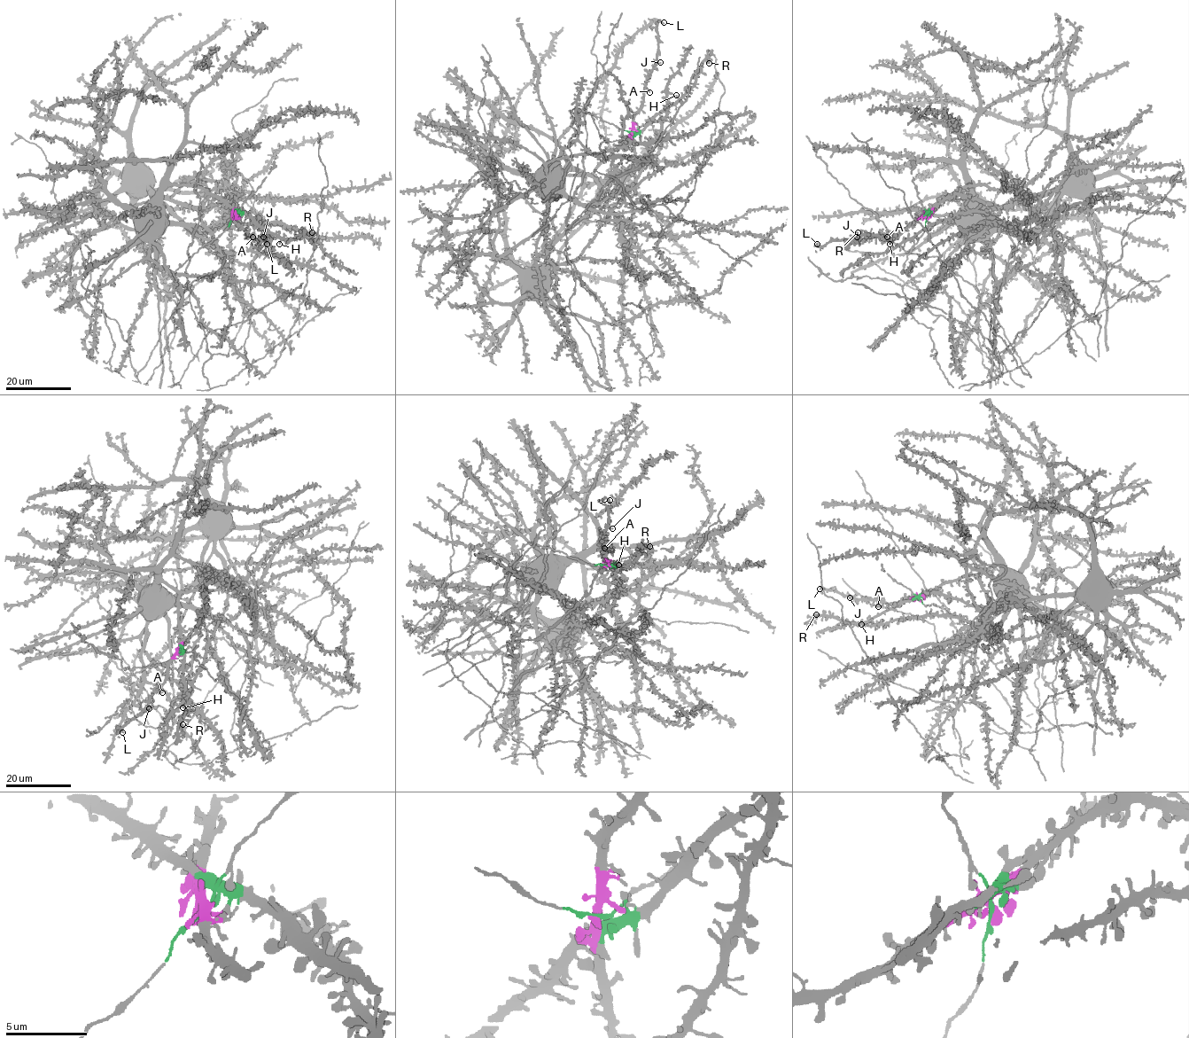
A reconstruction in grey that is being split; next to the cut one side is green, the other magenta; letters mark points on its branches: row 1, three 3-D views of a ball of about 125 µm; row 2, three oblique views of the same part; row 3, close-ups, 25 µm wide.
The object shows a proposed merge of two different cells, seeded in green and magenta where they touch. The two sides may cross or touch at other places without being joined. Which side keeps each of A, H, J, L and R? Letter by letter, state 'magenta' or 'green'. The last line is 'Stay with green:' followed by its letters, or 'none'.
A: magenta
H: green
J: magenta
L: magenta
R: green
Stay with green: H, R

